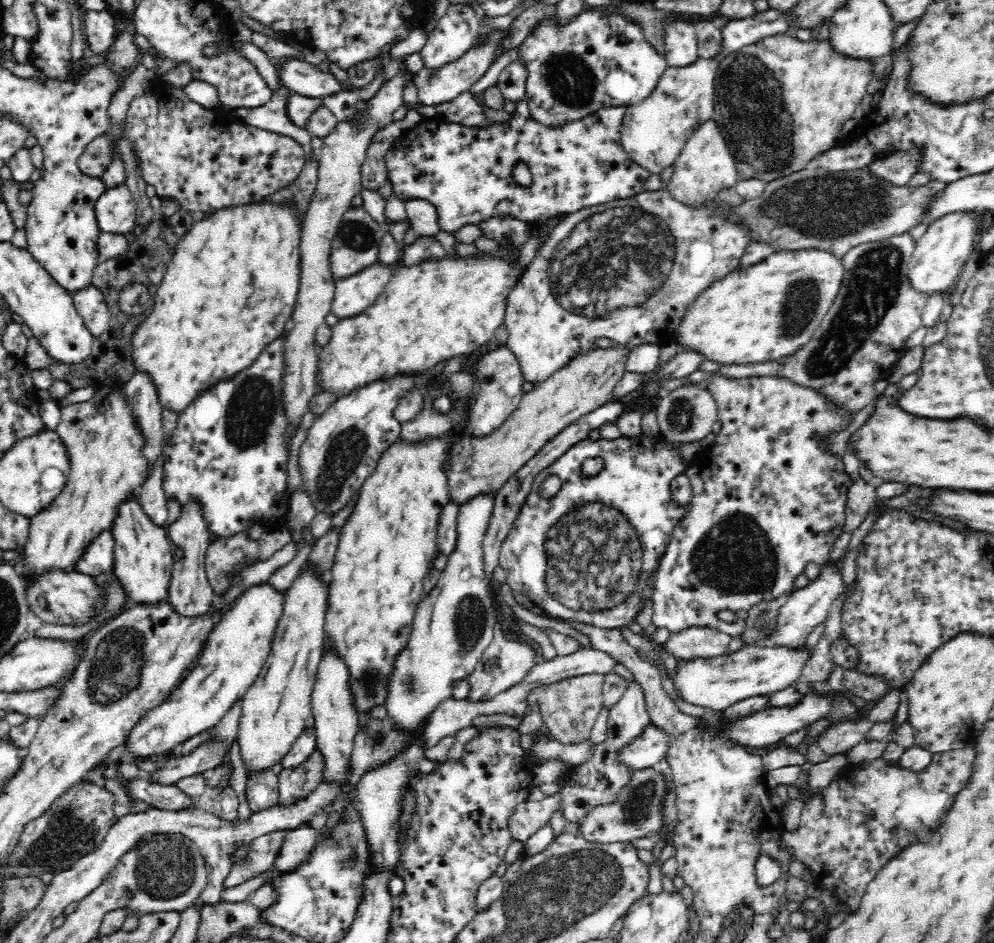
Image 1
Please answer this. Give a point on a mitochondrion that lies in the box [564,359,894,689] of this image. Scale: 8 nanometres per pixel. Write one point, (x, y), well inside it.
(735, 557)

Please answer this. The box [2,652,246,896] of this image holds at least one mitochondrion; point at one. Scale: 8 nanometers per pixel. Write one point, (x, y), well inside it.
(68, 833)

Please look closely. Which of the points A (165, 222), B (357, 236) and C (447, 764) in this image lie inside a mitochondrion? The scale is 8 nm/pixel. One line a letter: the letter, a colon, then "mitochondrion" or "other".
A: other
B: mitochondrion
C: other

